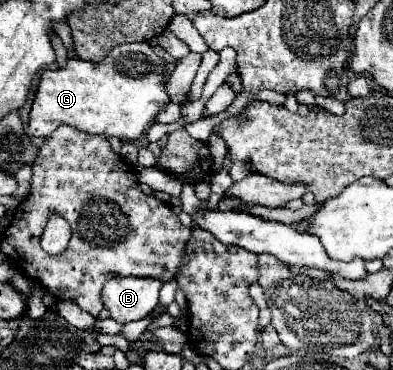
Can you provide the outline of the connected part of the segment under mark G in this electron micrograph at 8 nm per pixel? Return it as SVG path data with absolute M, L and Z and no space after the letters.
M146 42L120 44L98 64L70 56L64 68L42 72L30 110L30 132L32 136L46 138L58 126L68 124L88 134L142 140L146 128L156 120L164 104L170 102L166 94L168 74L164 70L166 62Z

